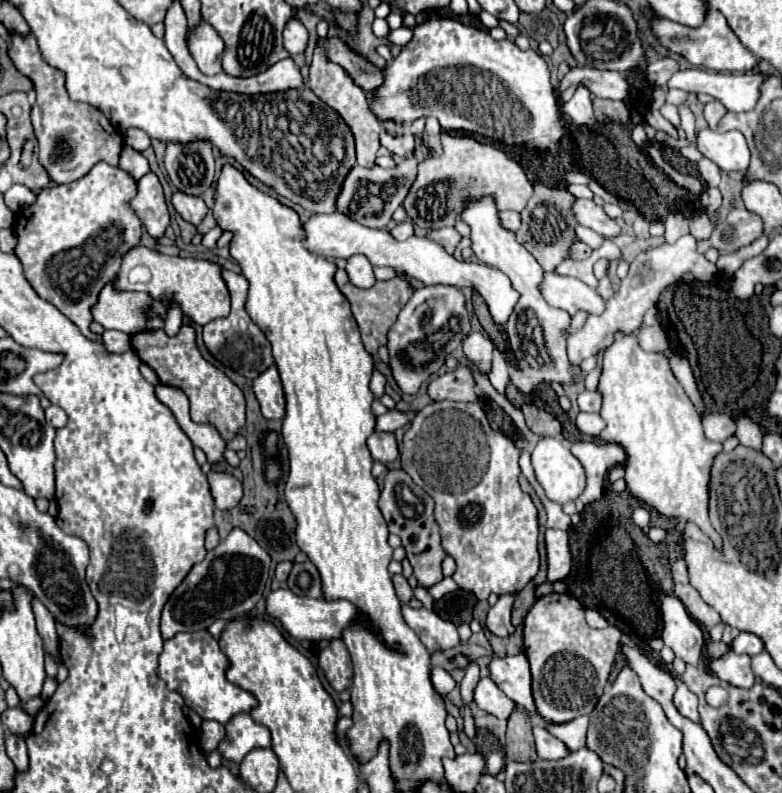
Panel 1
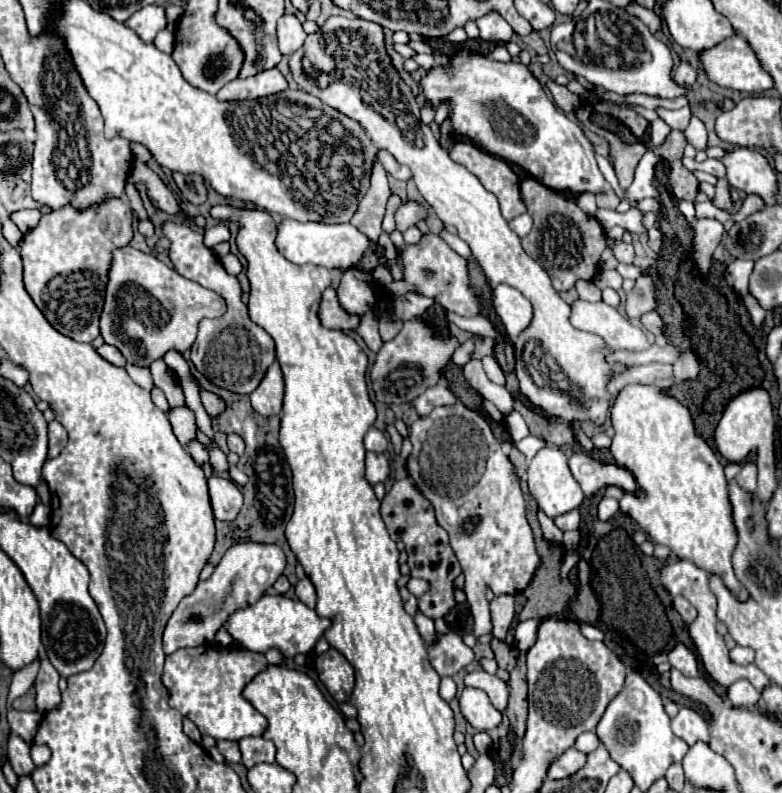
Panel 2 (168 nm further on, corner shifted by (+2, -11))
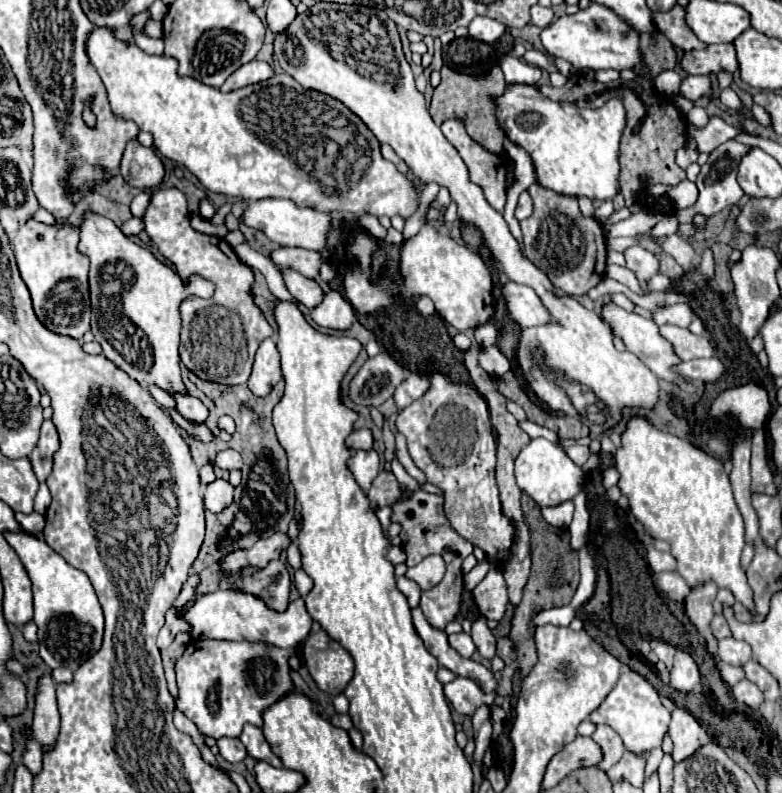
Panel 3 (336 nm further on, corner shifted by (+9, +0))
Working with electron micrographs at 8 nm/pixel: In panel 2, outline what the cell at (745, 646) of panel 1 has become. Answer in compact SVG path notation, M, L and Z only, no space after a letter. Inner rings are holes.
M734 646L730 650L730 660L736 662L736 664L746 666L746 664L754 662L754 650L752 648L744 648L744 646Z

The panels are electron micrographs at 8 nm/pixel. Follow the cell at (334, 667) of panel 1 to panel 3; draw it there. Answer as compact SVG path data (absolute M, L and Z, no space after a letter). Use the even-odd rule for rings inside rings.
M323 629L305 639L303 659L317 687L333 697L343 693L353 679L355 663L351 653L333 641Z

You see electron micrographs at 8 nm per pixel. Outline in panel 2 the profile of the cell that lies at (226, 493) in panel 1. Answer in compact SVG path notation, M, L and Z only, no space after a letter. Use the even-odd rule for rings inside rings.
M210 476L208 478L210 488L210 502L214 508L216 520L234 520L242 508L242 492L232 480Z

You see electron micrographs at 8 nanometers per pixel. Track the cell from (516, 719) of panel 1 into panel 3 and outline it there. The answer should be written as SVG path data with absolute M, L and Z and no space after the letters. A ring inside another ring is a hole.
M523 495L521 507L523 507L523 513L527 517L527 523L531 527L531 541L535 545L531 577L525 585L523 601L515 609L513 629L511 629L511 639L517 645L517 659L519 659L519 667L521 667L521 677L525 677L531 671L531 667L537 663L537 651L535 651L535 639L533 639L535 637L535 625L531 621L543 609L569 605L569 601L571 601L571 597L579 585L579 561L575 559L573 549L569 545L567 529L557 529L557 527L549 525L541 517L539 505L529 495Z

